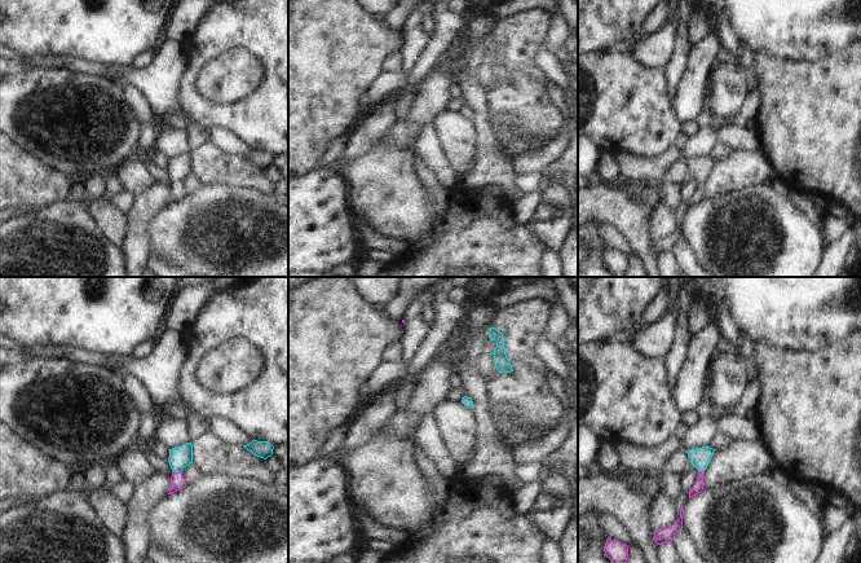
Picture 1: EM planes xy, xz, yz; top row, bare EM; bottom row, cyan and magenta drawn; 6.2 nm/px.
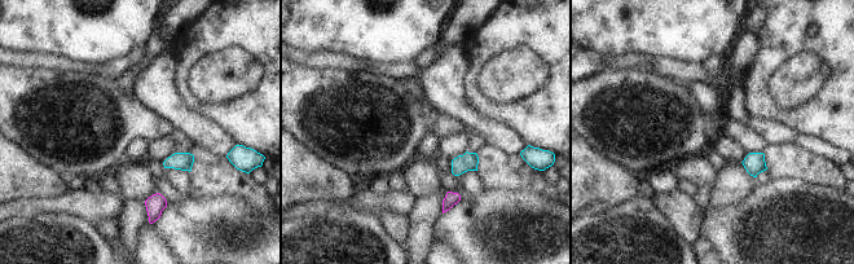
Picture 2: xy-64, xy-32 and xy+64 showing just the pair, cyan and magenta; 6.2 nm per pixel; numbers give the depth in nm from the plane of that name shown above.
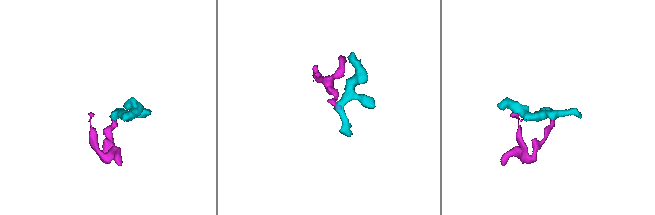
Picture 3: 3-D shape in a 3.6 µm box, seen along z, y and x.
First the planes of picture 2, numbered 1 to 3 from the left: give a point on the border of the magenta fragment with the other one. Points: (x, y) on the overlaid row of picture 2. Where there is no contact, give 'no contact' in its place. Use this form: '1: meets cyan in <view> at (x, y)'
1: no contact
2: no contact
3: no contact

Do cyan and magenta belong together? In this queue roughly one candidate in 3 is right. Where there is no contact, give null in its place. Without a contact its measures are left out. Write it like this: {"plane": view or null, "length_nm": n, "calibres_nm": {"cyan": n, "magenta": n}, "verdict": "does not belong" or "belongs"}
{"plane": "xy", "length_nm": 60, "calibres_nm": {"cyan": 140, "magenta": 90}, "verdict": "belongs"}

